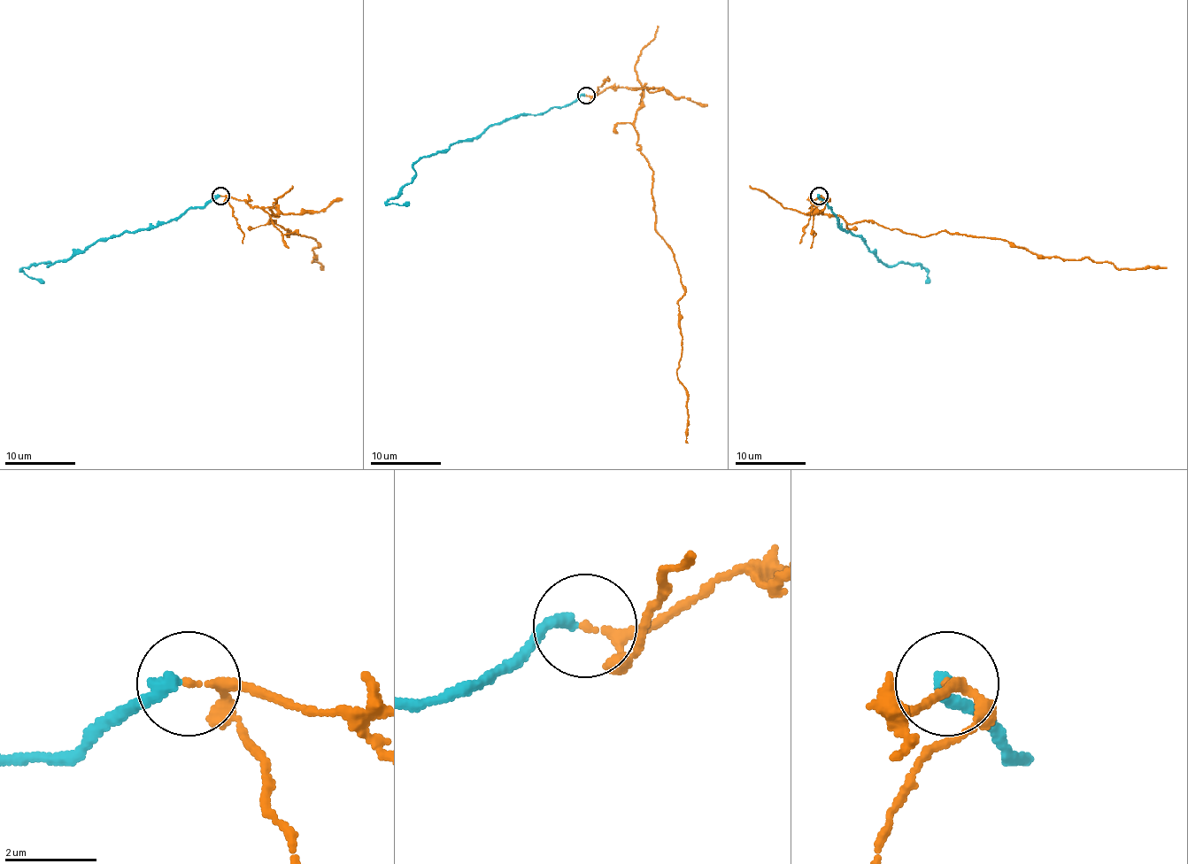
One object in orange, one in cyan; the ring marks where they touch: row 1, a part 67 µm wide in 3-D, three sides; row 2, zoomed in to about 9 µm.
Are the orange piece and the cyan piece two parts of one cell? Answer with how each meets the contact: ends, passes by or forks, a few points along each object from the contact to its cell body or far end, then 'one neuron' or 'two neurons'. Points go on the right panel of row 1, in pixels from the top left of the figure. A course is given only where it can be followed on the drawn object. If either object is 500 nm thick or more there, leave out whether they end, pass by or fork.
orange passes by; cyan ends there; orange runs (819, 196), (813, 212), (850, 223), (875, 221), (921, 236), (1003, 238), (1031, 252), (1117, 268), (1167, 268); cyan runs (819, 196), (837, 218), (837, 225), (862, 238), (880, 259), (889, 265), (917, 263), (928, 272), (926, 282); two neurons

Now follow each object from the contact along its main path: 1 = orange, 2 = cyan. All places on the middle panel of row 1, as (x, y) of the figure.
1: (586, 95), (643, 89), (634, 127), (653, 172), (655, 232), (684, 290), (678, 380), (686, 394), (688, 443)
2: (584, 95), (543, 114), (489, 125), (475, 137), (422, 157), (413, 165), (415, 175), (388, 200), (409, 202)

